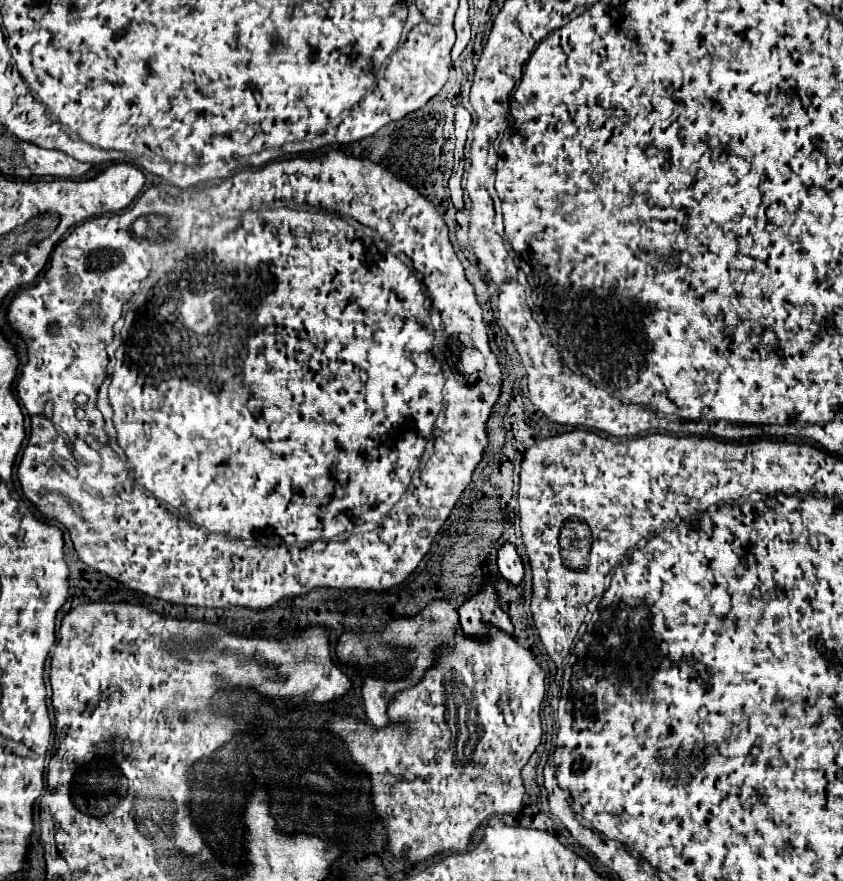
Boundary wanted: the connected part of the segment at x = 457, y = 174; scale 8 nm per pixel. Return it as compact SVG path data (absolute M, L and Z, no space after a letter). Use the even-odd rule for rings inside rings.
M457 165L454 167L454 173L448 182L448 188L450 190L450 196L454 206L458 209L462 209L463 202L463 188L461 186L462 175L464 173L463 165Z

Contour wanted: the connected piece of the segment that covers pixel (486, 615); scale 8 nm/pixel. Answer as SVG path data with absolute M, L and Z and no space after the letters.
M483 586L479 594L459 608L459 622L467 636L487 636L487 628L495 624L503 632L513 632L509 616L495 604L497 592L493 586Z

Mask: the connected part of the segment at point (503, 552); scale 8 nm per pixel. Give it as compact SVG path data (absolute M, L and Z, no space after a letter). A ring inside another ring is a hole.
M505 542L499 550L499 558L497 558L497 566L499 566L499 574L503 580L507 580L513 586L519 586L523 582L523 564L521 558L515 550L513 544Z

